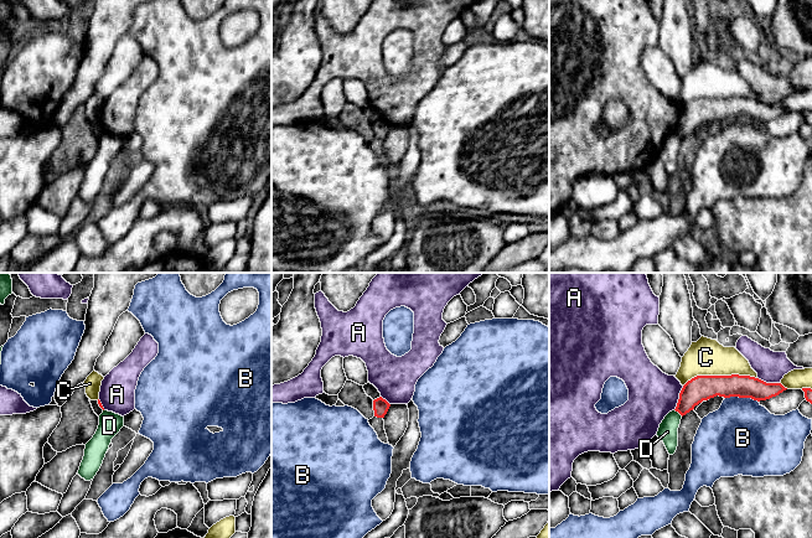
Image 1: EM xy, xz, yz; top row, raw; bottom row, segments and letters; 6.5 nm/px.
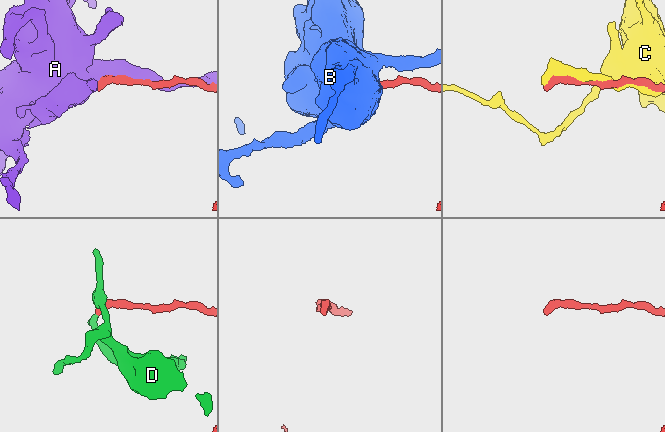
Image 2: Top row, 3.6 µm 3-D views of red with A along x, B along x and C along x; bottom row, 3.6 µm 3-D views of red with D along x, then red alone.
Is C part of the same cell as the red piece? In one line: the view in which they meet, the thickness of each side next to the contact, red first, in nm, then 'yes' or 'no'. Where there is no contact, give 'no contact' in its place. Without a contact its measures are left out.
contact in yz; calibres 160 and 240 nm; no

